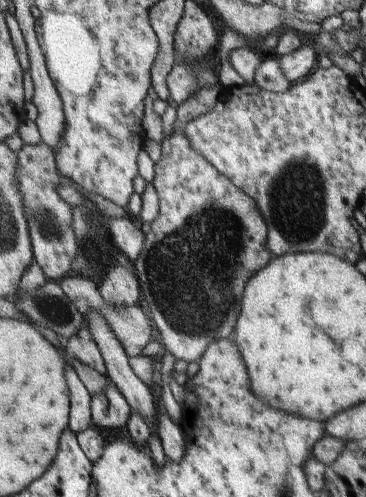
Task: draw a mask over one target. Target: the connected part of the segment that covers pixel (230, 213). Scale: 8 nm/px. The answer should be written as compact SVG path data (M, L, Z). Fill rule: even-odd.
M185 132L171 136L162 144L161 160L156 164L156 186L159 200L159 211L157 218L153 220L153 226L147 234L146 243L141 253L141 258L134 262L136 276L139 279L140 287L143 296L147 301L151 318L157 326L162 344L164 348L174 356L175 359L182 358L187 362L199 362L210 344L219 339L231 339L235 336L235 324L238 322L237 316L243 310L243 290L247 286L247 282L251 280L251 276L255 276L257 272L265 269L273 260L274 255L269 249L268 238L270 236L270 226L266 224L266 218L263 216L262 210L259 208L258 202L242 188L234 183L230 178L227 178L223 173L219 172L205 157L194 147L188 139Z

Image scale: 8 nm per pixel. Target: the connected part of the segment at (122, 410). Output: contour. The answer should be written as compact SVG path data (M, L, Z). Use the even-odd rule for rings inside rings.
M113 382L104 393L92 397L92 419L96 428L127 429L131 417L131 405Z

